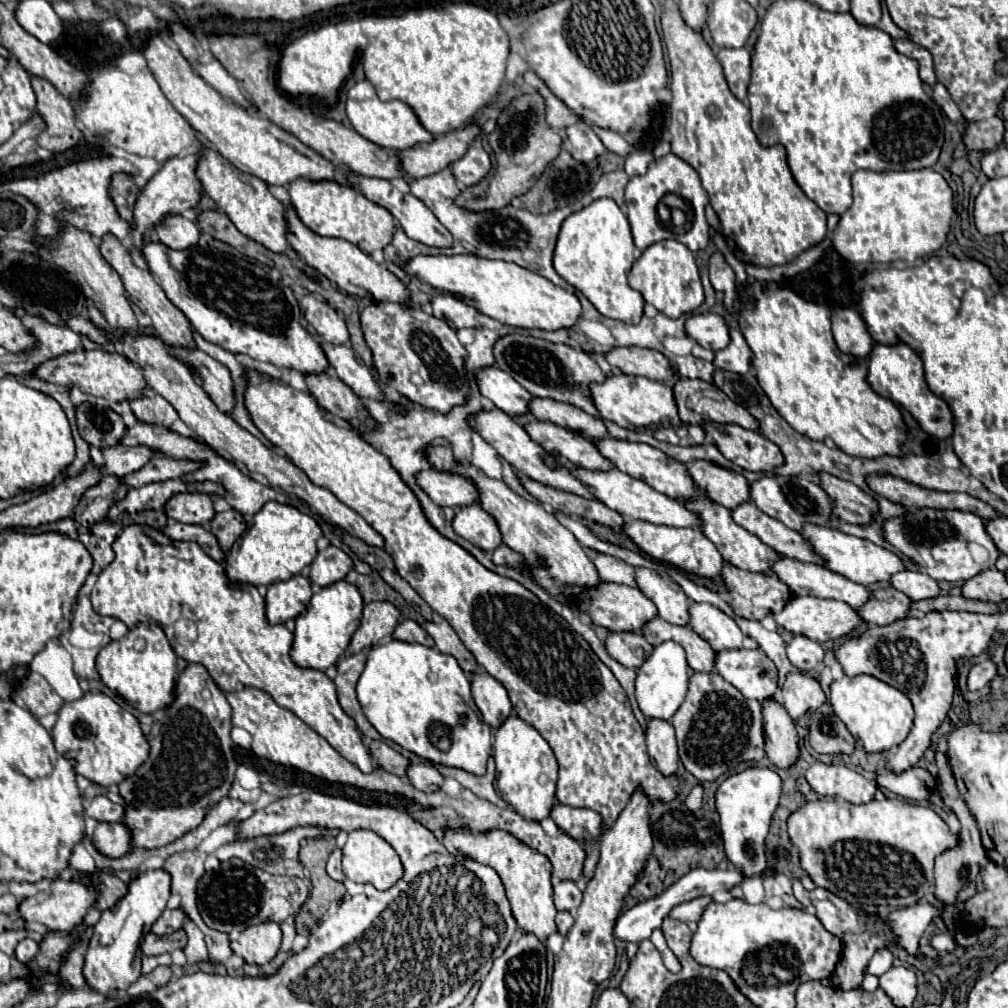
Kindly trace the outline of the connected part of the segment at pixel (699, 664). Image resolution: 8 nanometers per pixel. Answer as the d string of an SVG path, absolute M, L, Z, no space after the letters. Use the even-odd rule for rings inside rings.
M654 617L648 623L644 623L642 635L644 635L644 639L648 639L650 645L658 645L664 639L676 641L676 643L680 643L684 647L686 657L688 657L688 665L694 671L702 671L702 673L714 671L714 657L716 657L716 653L688 625L672 625L668 621L660 619L660 617ZM650 627L658 627L658 629L650 631Z

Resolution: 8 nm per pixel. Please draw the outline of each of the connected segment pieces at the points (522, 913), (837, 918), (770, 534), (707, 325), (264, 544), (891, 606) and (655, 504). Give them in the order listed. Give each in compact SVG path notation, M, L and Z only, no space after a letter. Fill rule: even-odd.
M446 831L440 841L452 855L474 859L482 865L492 867L500 875L506 889L506 897L512 907L512 917L516 919L518 927L524 933L532 933L546 943L546 939L558 931L554 923L558 911L552 901L552 885L550 885L552 865L544 855L540 855L538 851L530 849L528 845L524 845L522 841L504 831L492 831L486 835L476 835L472 831Z
M814 887L810 891L810 899L812 899L812 905L816 909L816 917L820 919L820 923L832 935L836 935L844 945L842 959L840 959L840 963L836 967L836 973L834 973L834 983L840 989L856 989L860 987L865 977L866 967L874 953L878 949L886 947L888 943L894 943L896 937L892 935L890 927L886 927L880 919L868 917L862 909L856 909L856 907L848 905L844 899L832 895L830 891L824 891L822 887Z
M750 501L740 503L730 513L732 513L732 519L736 519L736 523L740 527L744 527L752 535L756 535L762 543L766 543L774 551L778 551L786 557L794 557L798 561L816 563L816 565L822 563L822 559L814 553L814 549L794 529L784 527L778 519L764 515L754 503L750 503Z
M714 313L690 315L684 323L684 329L692 341L712 351L720 351L728 345L728 325L720 315Z
M266 503L258 517L254 515L248 529L242 533L238 543L230 549L226 557L226 577L232 583L248 583L248 585L272 585L276 581L286 581L292 575L298 575L308 567L316 557L316 541L322 537L318 523L298 513L290 505ZM258 519L258 521L256 521Z
M884 587L884 589L876 589L870 591L870 599L868 603L864 603L864 607L858 607L856 613L868 623L868 625L888 625L896 619L906 617L906 613L910 611L910 599L896 591L894 587Z
M572 465L570 471L572 471L572 477L576 477L580 483L584 483L586 489L598 501L602 501L606 507L610 507L614 511L620 511L620 515L628 515L632 519L640 519L640 521L648 521L648 523L656 523L656 525L670 525L670 527L698 527L700 525L698 515L690 513L684 505L680 505L680 501L658 493L656 489L648 487L642 479L634 479L630 475L624 475L618 469L590 471L580 465Z

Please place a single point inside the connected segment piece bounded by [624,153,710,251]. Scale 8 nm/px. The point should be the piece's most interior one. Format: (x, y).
(669, 174)

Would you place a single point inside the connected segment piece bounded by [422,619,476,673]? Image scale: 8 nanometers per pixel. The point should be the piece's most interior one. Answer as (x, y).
(447, 641)

